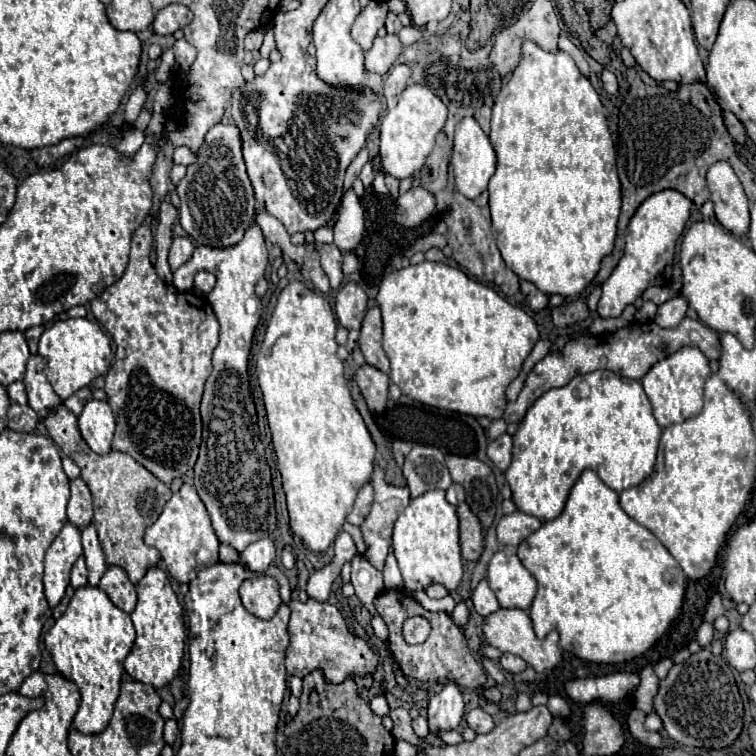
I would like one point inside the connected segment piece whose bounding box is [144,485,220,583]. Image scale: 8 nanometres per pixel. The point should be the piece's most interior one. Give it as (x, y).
(184, 526)

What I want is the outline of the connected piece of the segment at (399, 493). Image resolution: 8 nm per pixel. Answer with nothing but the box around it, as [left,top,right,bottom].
[362,465,410,569]

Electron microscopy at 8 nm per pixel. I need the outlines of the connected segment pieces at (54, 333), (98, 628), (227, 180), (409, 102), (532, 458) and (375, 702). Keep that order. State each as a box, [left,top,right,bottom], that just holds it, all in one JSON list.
[[38,319,114,401],[44,585,136,735],[176,123,256,247],[380,85,446,179],[506,371,662,521],[370,683,390,717]]

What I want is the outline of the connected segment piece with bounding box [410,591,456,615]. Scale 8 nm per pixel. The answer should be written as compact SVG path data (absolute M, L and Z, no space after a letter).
M420 591L420 593L410 593L424 609L428 609L428 611L446 611L448 615L452 613L452 609L454 609L454 605L456 605L456 601L452 599L452 595L446 595L446 597L442 597L442 599L430 599L424 591Z

